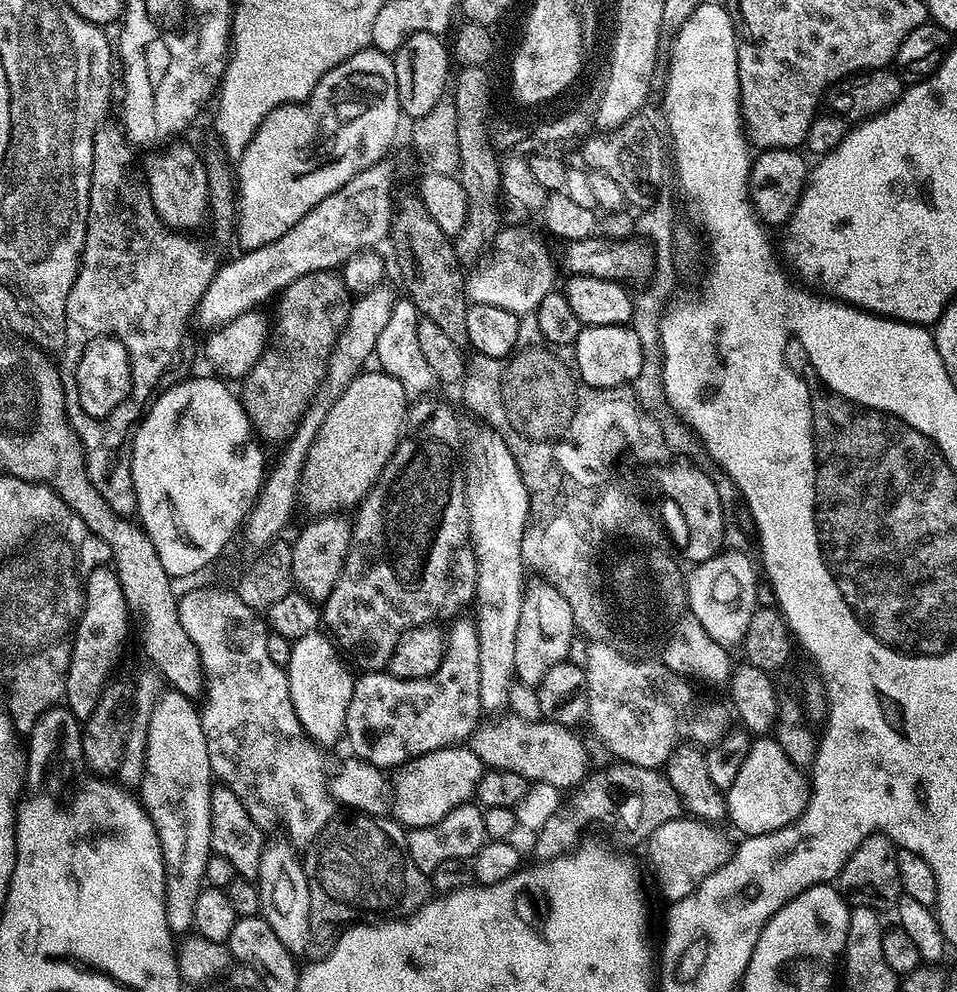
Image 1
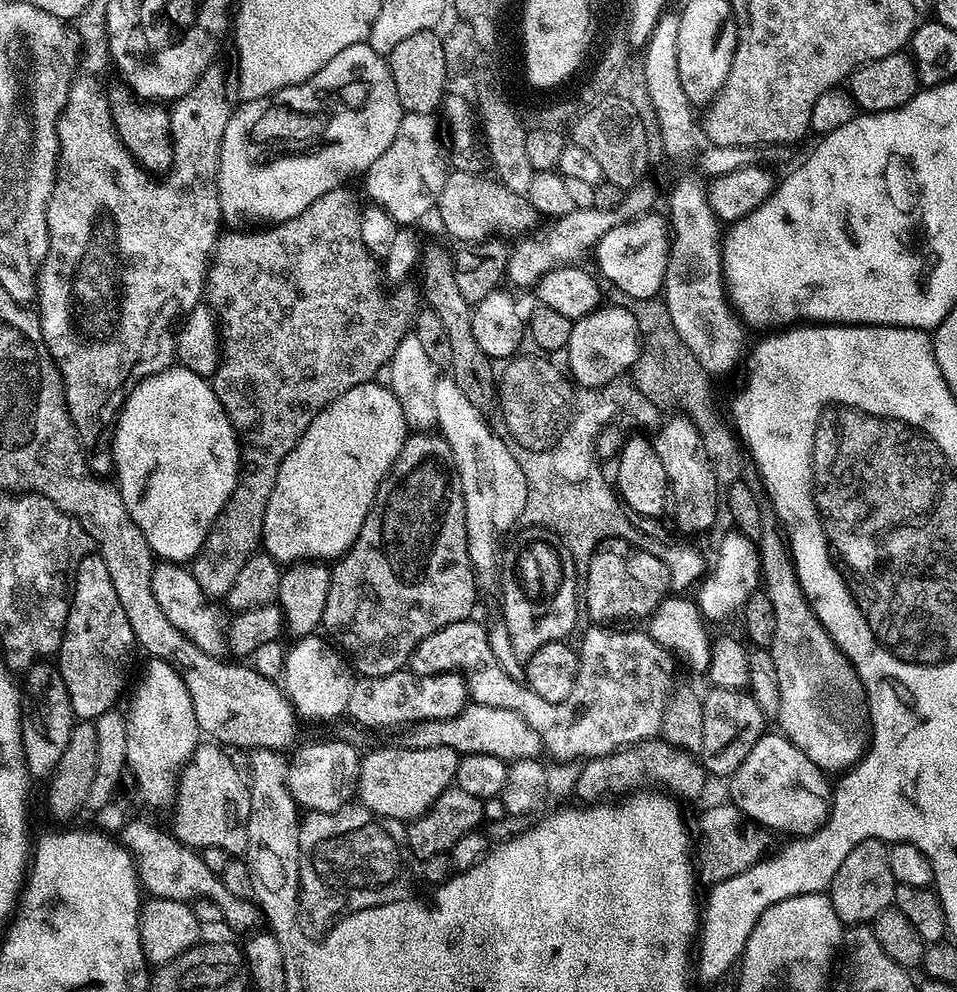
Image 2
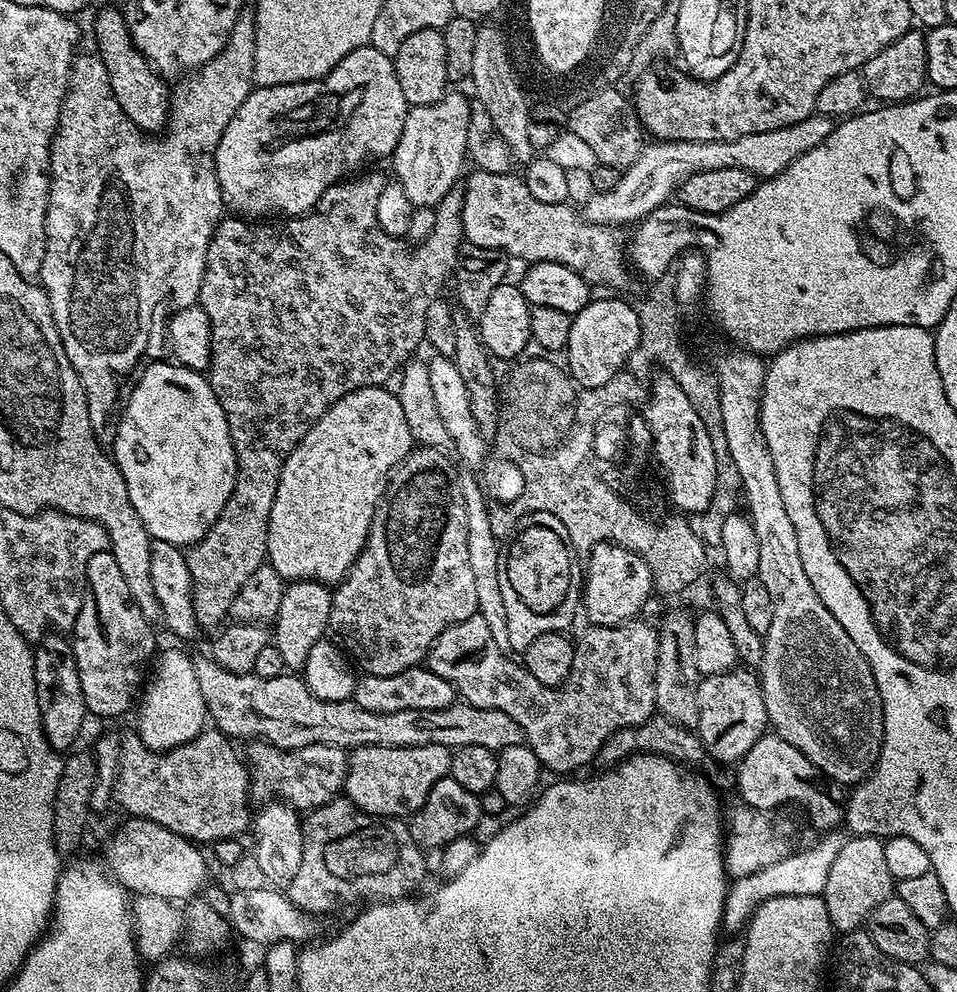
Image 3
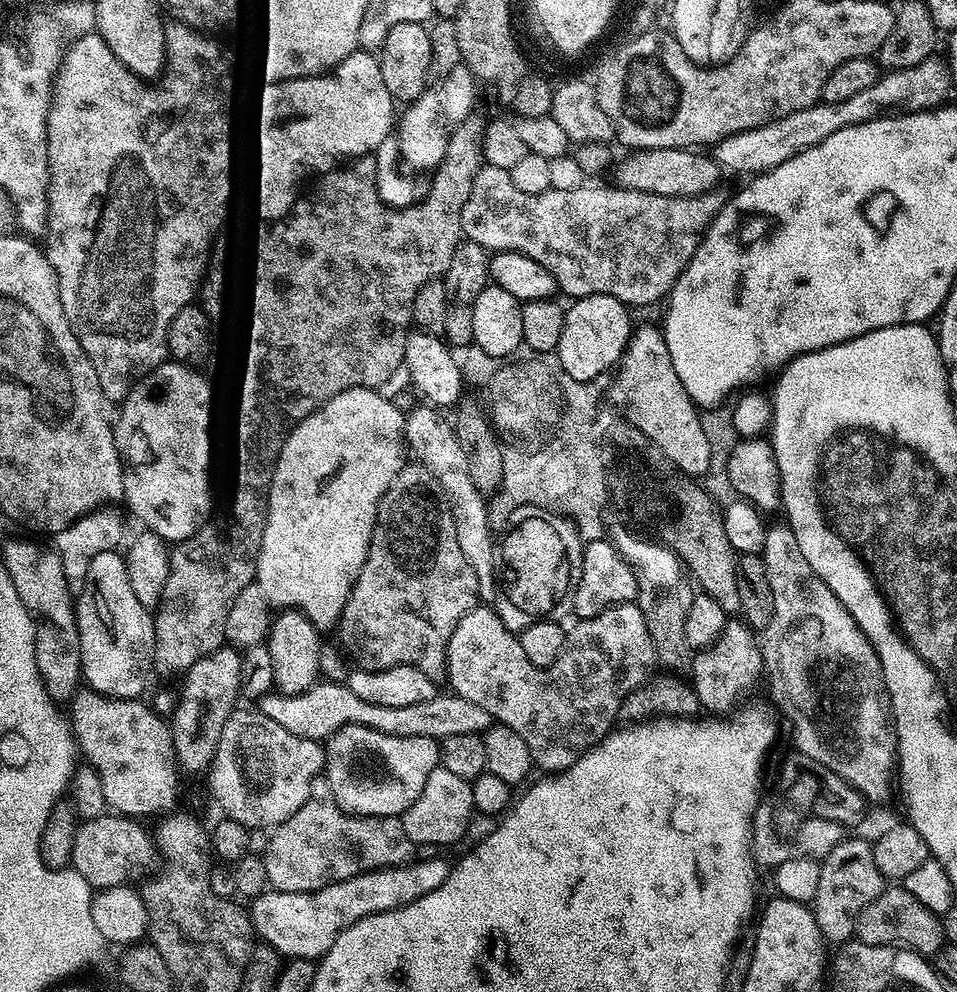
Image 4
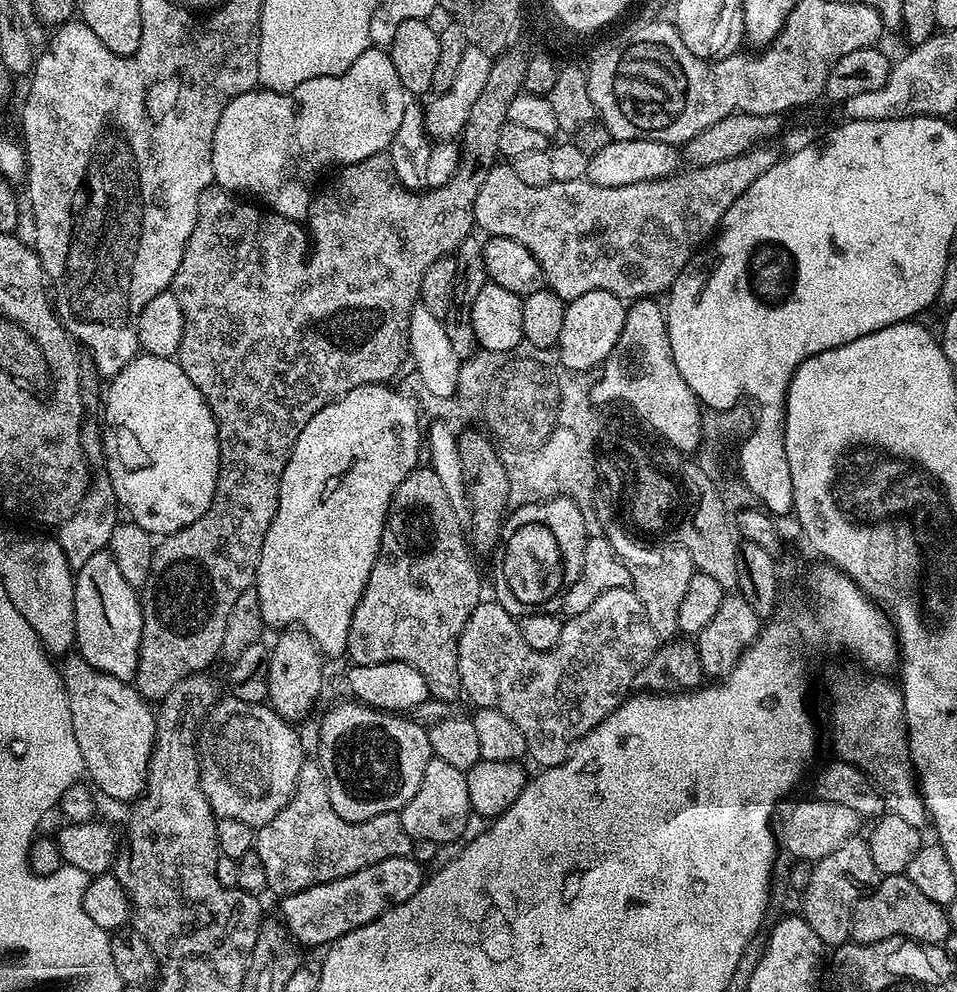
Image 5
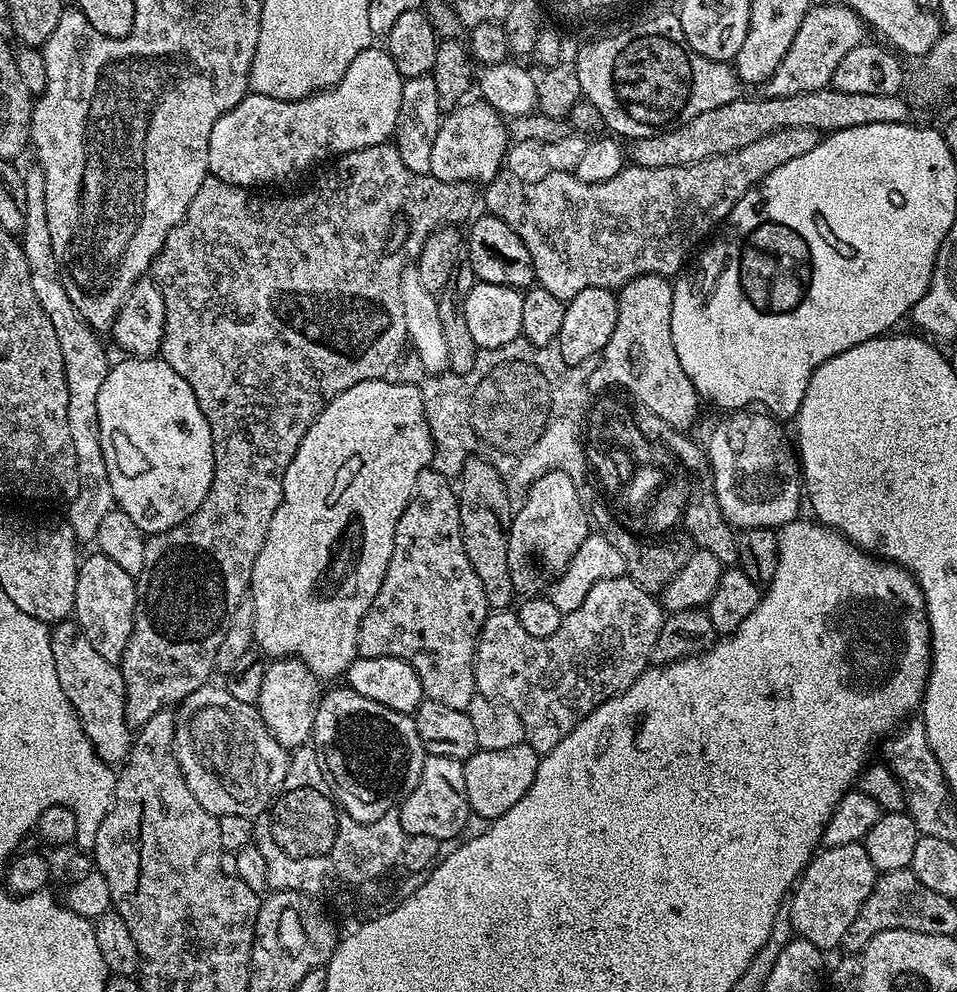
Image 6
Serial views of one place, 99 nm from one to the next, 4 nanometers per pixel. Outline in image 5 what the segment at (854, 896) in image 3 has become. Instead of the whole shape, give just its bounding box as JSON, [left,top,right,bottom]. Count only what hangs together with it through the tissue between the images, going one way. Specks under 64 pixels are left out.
[802,835,880,946]

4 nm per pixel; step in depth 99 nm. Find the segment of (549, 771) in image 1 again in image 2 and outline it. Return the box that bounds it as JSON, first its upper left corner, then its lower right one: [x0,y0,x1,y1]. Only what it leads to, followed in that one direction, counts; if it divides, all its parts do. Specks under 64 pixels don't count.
[402,702,542,762]

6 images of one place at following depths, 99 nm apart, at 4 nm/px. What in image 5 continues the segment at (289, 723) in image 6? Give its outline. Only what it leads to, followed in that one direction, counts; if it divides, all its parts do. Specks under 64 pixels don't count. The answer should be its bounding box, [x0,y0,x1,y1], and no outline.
[267,627,325,722]

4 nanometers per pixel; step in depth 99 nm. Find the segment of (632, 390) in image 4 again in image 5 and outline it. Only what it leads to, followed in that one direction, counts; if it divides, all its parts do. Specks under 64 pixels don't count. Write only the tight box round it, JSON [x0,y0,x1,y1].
[592,298,704,454]

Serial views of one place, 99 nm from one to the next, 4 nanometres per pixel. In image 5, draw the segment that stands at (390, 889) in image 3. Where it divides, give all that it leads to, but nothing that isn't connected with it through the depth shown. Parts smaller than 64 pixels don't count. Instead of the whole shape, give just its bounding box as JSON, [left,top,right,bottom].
[254,762,413,898]

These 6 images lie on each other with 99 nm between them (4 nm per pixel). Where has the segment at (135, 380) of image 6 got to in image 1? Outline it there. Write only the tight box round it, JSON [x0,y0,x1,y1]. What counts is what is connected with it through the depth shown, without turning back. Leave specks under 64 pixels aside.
[132,376,265,578]

